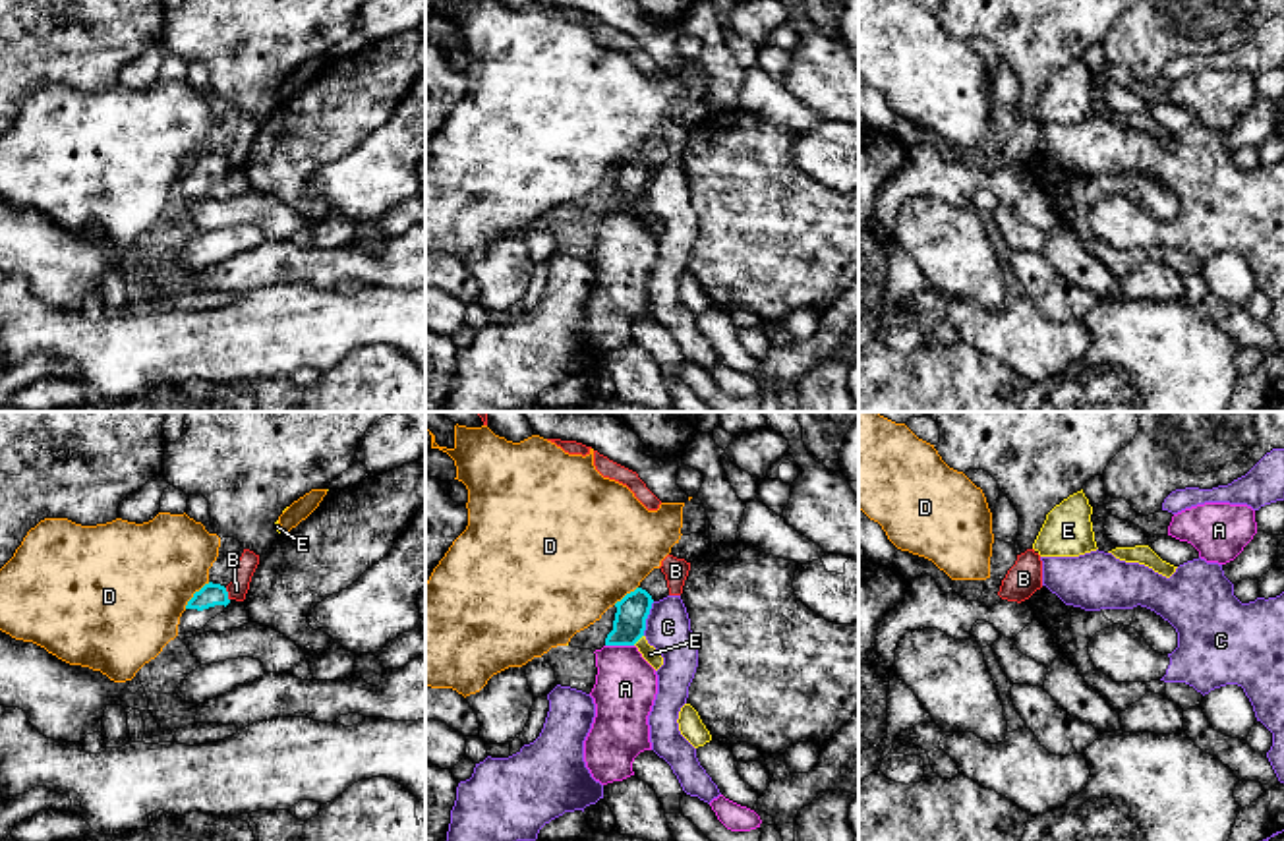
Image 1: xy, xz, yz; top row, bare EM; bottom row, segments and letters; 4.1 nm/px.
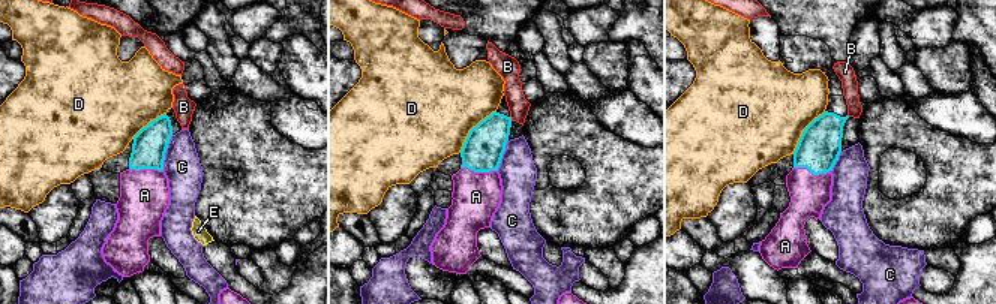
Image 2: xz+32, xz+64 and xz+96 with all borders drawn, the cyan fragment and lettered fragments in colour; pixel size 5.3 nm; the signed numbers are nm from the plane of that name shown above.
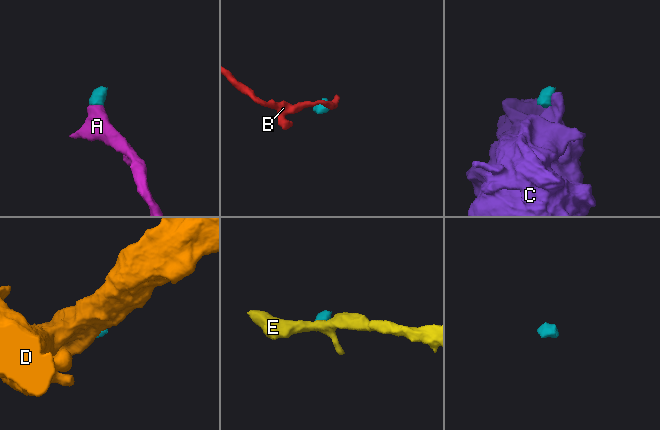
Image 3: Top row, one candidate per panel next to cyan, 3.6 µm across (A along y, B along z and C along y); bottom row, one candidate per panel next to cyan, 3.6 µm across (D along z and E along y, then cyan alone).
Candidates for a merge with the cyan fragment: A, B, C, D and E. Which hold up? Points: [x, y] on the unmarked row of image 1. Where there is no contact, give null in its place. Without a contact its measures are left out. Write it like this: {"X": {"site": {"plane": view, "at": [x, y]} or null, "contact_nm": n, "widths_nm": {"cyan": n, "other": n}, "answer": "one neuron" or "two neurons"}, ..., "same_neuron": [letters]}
{"A": {"site": {"plane": "xz", "at": [619, 211]}, "contact_nm": 120, "widths_nm": {"cyan": 140, "other": 260}, "answer": "one neuron"}, "B": {"site": {"plane": "xy", "at": [227, 161]}, "contact_nm": 60, "widths_nm": {"cyan": 100, "other": 80}, "answer": "two neurons"}, "C": {"site": {"plane": "xz", "at": [646, 184]}, "contact_nm": 150, "widths_nm": {"cyan": 140, "other": 190}, "answer": "two neurons"}, "D": {"site": {"plane": "xy", "at": [194, 161]}, "contact_nm": 160, "widths_nm": {"cyan": 100, "other": 460}, "answer": "two neurons"}, "E": {"site": {"plane": "xz", "at": [637, 207]}, "contact_nm": 60, "widths_nm": {"cyan": 140, "other": 70}, "answer": "two neurons"}, "same_neuron": ["A"]}

